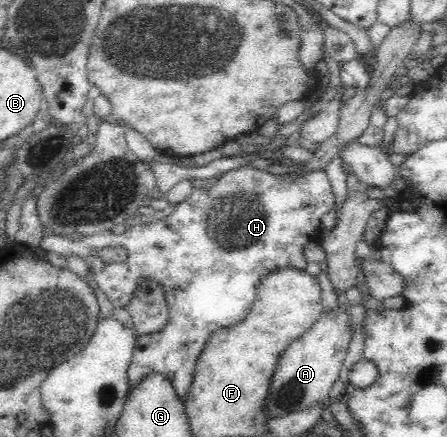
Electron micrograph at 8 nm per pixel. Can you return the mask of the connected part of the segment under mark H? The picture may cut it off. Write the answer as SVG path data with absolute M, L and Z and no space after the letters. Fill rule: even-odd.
M238 167L234 170L229 170L228 172L222 173L222 176L218 178L218 182L214 184L211 188L193 188L191 194L180 203L176 203L176 207L170 216L165 220L160 220L159 222L154 222L150 225L136 225L134 228L129 228L128 232L124 234L113 234L113 232L102 232L102 234L94 236L86 236L80 238L80 240L75 240L73 238L67 238L66 236L50 236L46 235L44 240L39 243L39 247L44 249L44 252L54 253L54 255L59 255L65 258L77 258L79 257L86 263L89 270L94 275L96 284L104 292L104 295L108 297L108 300L114 305L115 308L126 308L133 298L133 293L135 292L137 283L142 278L153 278L158 280L164 293L166 293L166 301L168 301L169 307L169 319L164 325L162 330L157 333L150 332L149 335L136 335L134 339L134 350L132 350L132 357L130 365L127 369L128 378L128 392L126 392L126 398L131 394L134 387L137 387L138 383L141 383L142 379L148 378L148 376L164 376L166 379L170 379L170 383L174 385L174 391L176 391L176 397L180 401L185 401L186 395L189 394L191 384L194 379L194 372L198 366L198 360L200 360L201 352L204 350L206 343L209 341L210 335L220 328L226 328L227 326L232 326L237 322L240 322L252 309L254 302L256 300L257 291L260 285L260 279L262 276L268 275L271 271L277 270L278 268L304 268L307 267L307 261L305 256L303 256L303 247L305 244L309 243L320 243L320 239L317 237L317 230L321 226L321 218L326 215L334 208L334 195L332 194L332 187L330 187L330 181L326 177L326 170L319 170L309 173L304 173L301 177L298 177L295 181L288 181L284 177L278 177L276 174L271 174L270 172L264 171L260 168L250 168L250 167ZM120 246L128 251L128 260L122 262L122 264L107 264L101 257L98 256L98 251L107 248Z

